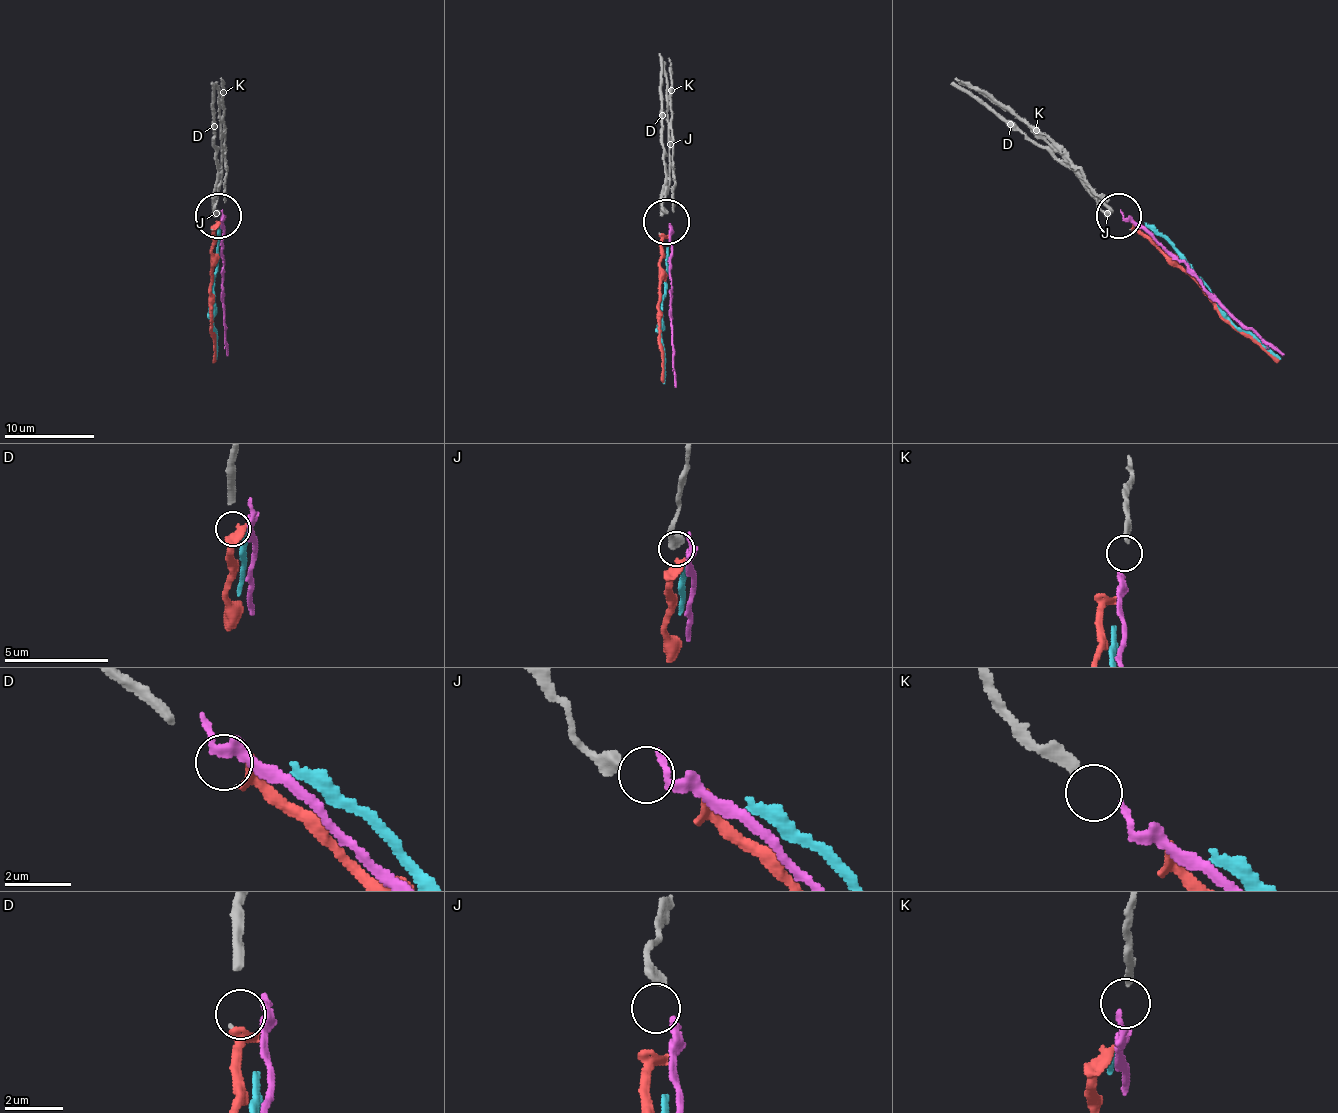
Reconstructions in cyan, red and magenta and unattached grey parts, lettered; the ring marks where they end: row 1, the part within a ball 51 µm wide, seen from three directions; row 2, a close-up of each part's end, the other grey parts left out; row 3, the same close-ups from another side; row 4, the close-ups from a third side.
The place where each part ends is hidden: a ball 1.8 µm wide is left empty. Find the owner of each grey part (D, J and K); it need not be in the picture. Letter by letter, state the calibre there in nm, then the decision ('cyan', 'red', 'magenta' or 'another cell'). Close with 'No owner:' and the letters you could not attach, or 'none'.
D: 50 nm thick; red
J: 400 nm thick; another cell
K: 280 nm thick; magenta
No owner: J

